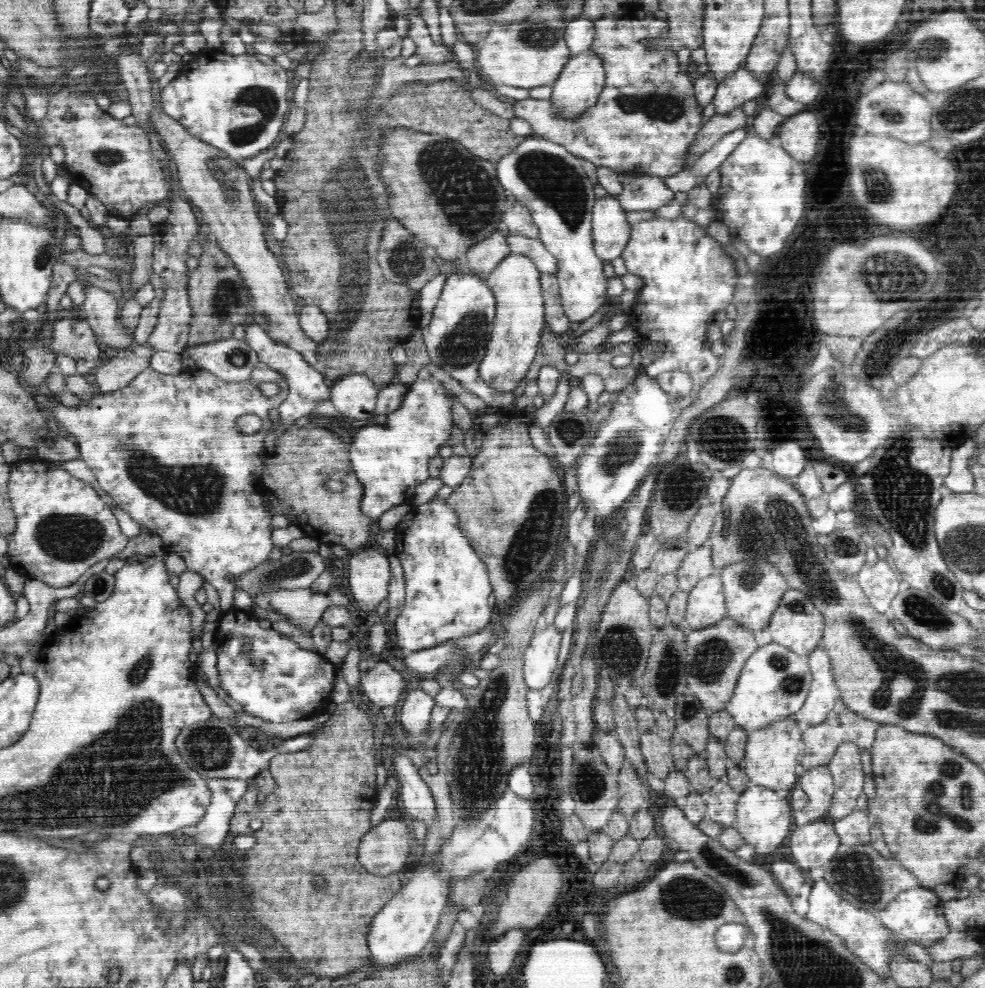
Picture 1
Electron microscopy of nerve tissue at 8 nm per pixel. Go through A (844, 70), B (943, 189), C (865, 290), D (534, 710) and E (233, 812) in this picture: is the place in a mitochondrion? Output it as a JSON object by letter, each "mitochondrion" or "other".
{"A":"other","B":"other","C":"mitochondrion","D":"other","E":"other"}

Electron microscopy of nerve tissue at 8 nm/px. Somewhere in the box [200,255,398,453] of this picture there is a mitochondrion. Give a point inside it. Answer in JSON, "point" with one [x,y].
{"point":[227,297]}

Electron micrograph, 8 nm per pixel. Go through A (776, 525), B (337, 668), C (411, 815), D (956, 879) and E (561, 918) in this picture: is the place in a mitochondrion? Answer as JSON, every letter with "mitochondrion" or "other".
{"A":"mitochondrion","B":"other","C":"other","D":"other","E":"other"}

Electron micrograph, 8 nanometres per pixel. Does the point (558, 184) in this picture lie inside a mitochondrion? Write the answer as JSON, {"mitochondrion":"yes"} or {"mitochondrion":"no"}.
{"mitochondrion":"yes"}

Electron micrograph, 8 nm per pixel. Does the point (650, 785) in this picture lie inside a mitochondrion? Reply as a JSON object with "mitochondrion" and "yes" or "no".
{"mitochondrion":"no"}

